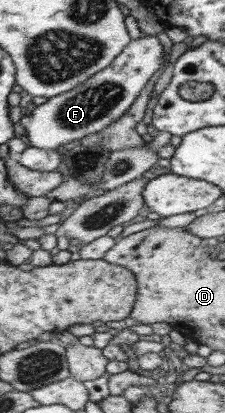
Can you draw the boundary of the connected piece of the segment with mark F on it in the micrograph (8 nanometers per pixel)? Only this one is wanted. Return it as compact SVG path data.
M145 36L132 39L109 68L93 75L75 89L51 97L46 103L37 105L30 115L23 115L17 125L19 132L26 133L31 147L52 151L57 150L61 145L99 132L115 121L115 118L123 116L151 77L161 69L165 70L169 62L170 55L165 53L157 37Z

